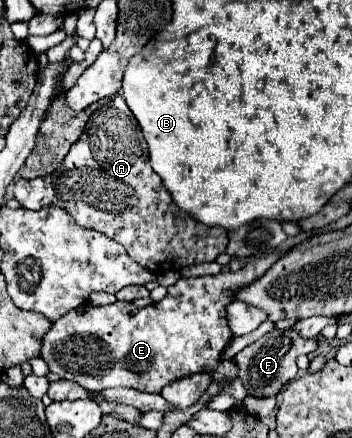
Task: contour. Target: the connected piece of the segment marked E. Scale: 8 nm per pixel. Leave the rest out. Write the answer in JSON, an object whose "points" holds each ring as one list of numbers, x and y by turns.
{"points":[[272,252,268,256,260,256,260,258,254,258,250,260,242,270,238,272,220,272,216,276,198,276,198,278,180,278,174,286,170,286,168,294,164,300,152,304,152,306,146,306,146,308,136,308,134,304,128,304,128,302,114,302,114,304,108,304,108,306,90,306,90,304,82,304,74,310,70,310,68,314,64,314,60,320,56,320,52,326,50,326,50,332,44,334,42,338,42,350,40,350,40,356,42,360,48,364,48,370,58,374,60,378,64,380,72,380,76,384,80,384,82,388,86,390,92,390,92,392,98,392,98,390,106,390,106,388,120,388,120,386,126,386,126,388,134,388,134,390,142,390,142,392,160,392,166,384,178,380,178,378,184,378,184,376,190,376,190,374,196,374,196,372,212,372,218,364,220,364,220,354,222,350,228,346,228,342,232,340,232,332,228,328,228,322,226,322,226,304,230,304,234,300,234,290,240,290,244,286,248,286,250,282,258,280,282,254,286,252]]}

